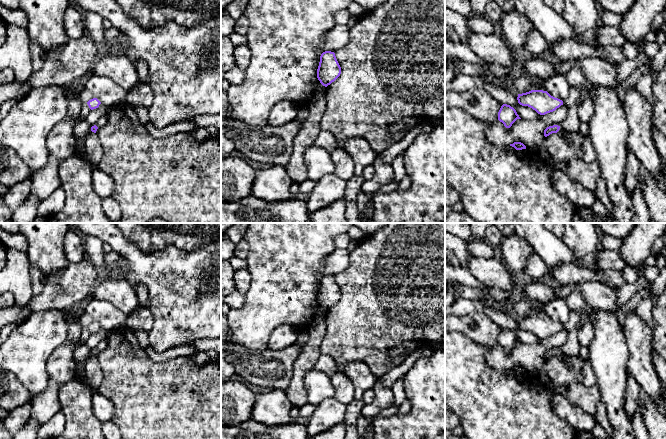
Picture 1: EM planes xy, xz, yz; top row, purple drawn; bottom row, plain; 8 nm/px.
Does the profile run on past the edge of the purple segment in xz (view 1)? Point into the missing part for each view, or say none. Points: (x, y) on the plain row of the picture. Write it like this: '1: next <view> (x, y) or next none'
1: next none

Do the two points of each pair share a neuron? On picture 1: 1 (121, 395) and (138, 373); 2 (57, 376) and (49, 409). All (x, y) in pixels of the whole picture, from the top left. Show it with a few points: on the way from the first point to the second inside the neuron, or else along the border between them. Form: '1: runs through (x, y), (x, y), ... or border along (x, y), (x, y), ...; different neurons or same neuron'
1: runs through (126, 390), (132, 384), (133, 378); same neuron
2: runs through (54, 384), (49, 401); same neuron

